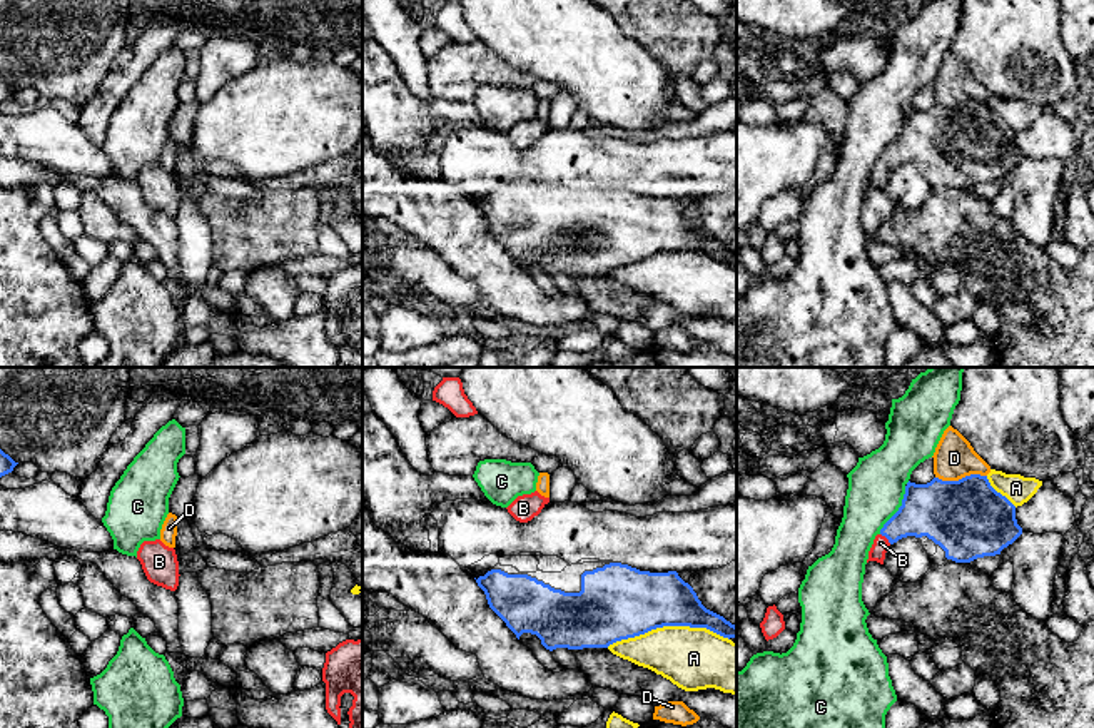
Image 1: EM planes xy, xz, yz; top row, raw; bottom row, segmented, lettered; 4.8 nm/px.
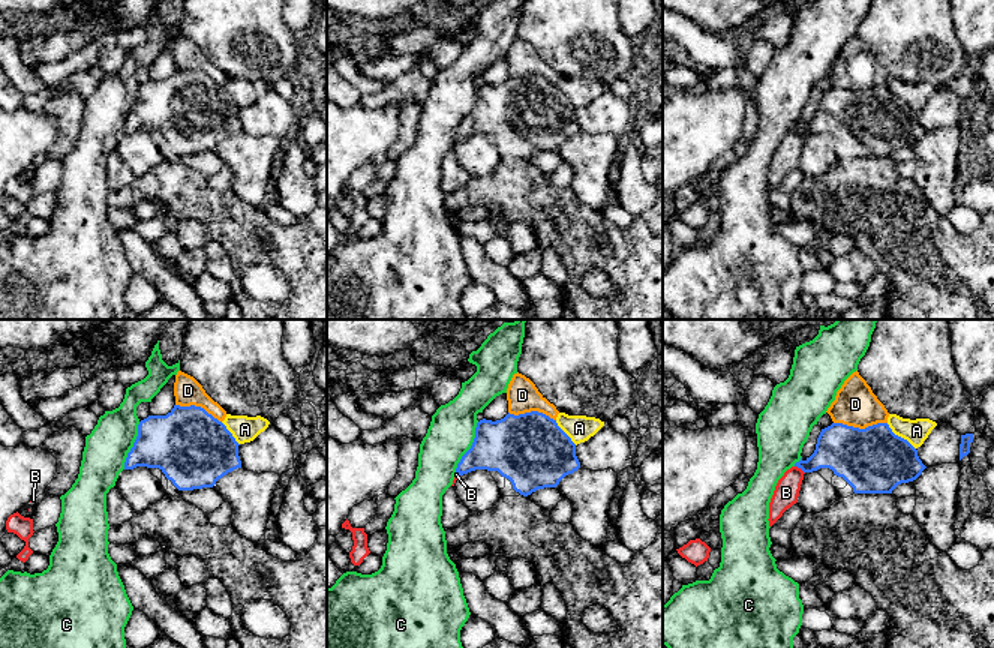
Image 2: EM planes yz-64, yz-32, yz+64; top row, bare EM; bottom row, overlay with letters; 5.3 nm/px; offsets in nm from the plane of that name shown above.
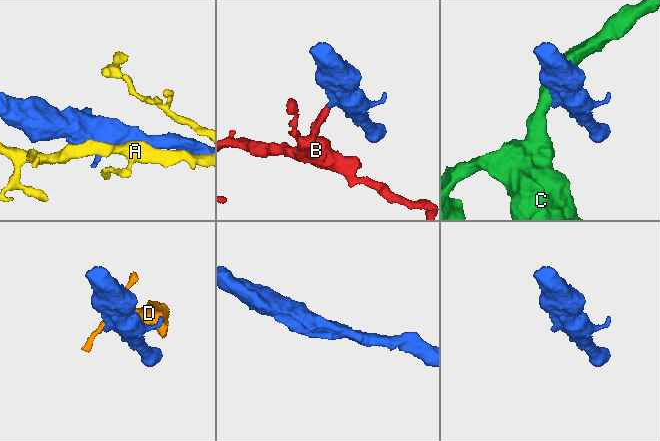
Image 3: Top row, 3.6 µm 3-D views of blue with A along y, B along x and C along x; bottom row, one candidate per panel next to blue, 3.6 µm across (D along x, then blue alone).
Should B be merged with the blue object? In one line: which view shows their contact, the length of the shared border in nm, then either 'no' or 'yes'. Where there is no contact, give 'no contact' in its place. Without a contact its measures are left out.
yz | 80 nm | yes

